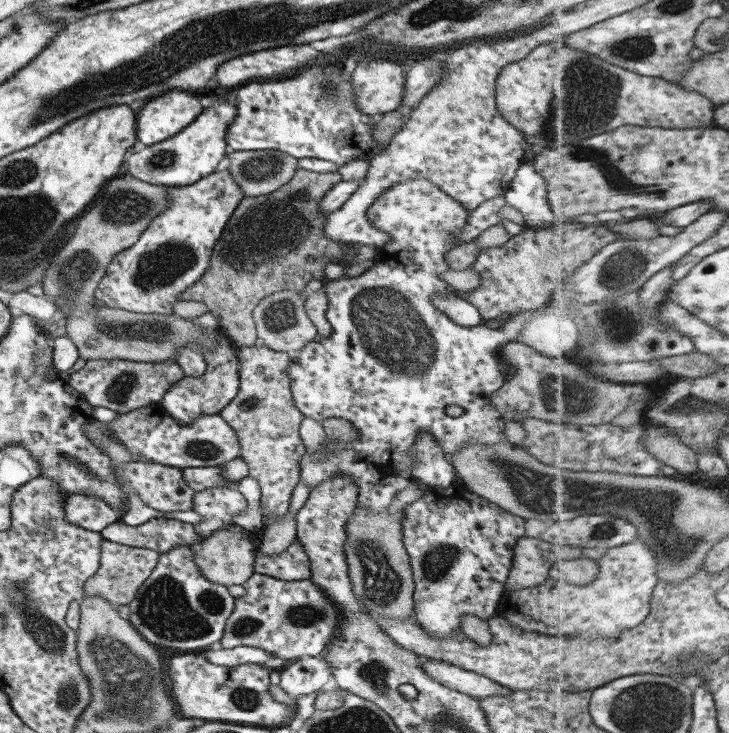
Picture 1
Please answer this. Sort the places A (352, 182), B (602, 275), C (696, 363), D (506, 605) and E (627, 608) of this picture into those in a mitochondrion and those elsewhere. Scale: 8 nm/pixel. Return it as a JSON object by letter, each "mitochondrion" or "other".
{"A":"other","B":"mitochondrion","C":"other","D":"other","E":"other"}

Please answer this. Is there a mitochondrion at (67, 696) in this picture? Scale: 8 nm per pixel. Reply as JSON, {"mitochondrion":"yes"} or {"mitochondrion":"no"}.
{"mitochondrion":"yes"}

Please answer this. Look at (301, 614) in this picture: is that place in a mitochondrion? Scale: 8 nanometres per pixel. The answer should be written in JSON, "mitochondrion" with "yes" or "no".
{"mitochondrion":"yes"}

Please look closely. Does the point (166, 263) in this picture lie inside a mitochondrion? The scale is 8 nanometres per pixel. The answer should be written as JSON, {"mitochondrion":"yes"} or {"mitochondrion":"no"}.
{"mitochondrion":"yes"}

